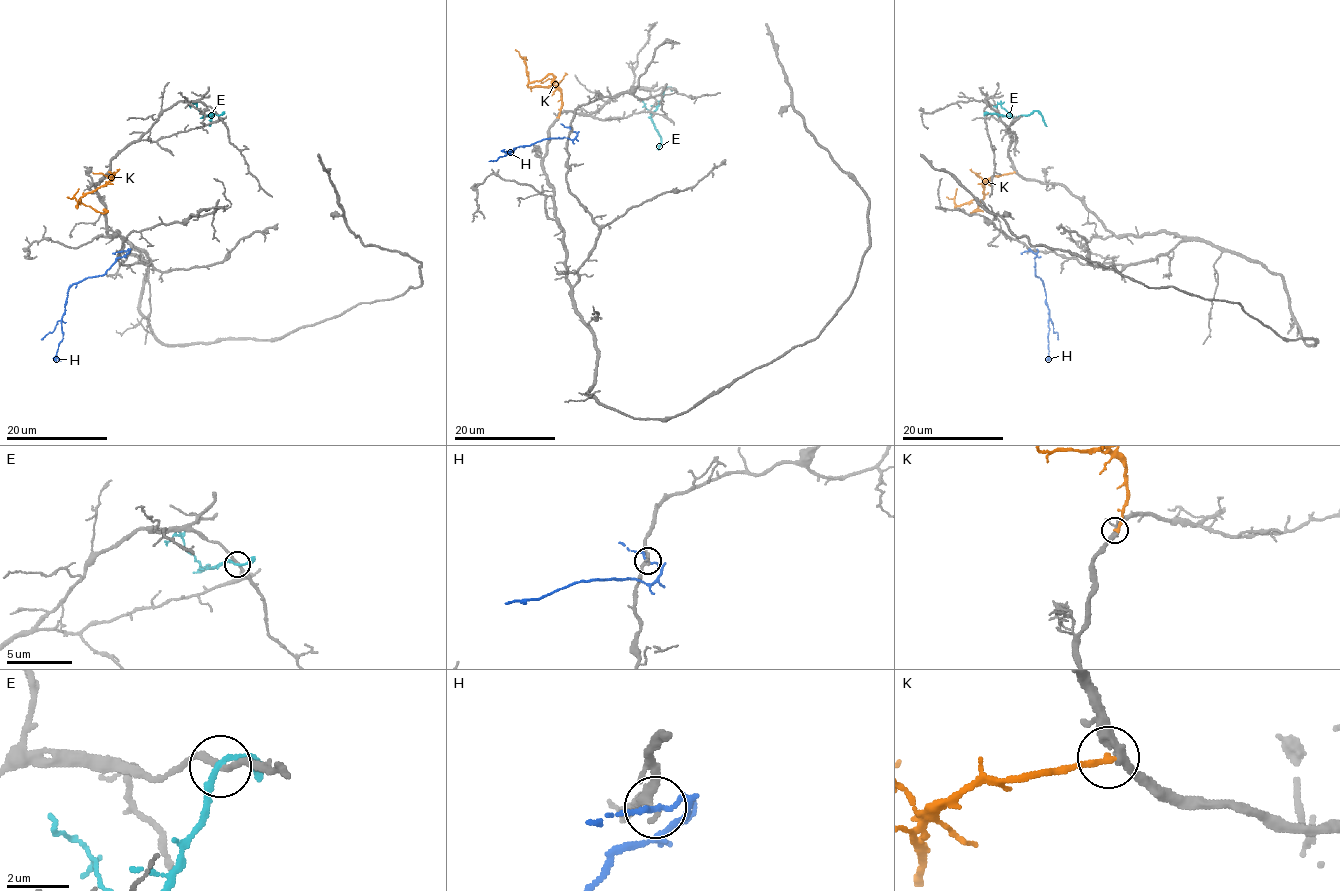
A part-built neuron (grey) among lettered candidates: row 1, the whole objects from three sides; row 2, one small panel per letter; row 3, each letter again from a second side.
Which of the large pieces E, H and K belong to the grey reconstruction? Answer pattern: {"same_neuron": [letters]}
{"same_neuron": ["K"]}

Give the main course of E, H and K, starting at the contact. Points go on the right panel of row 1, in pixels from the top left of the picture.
E: (986, 115), (1014, 116), (1037, 111), (1047, 126)
H: (1028, 251), (1037, 256), (1034, 274), (1042, 280), (1046, 291), (1049, 359)
K: (1014, 172), (991, 176), (983, 184), (982, 199), (957, 205), (954, 198), (946, 196)

